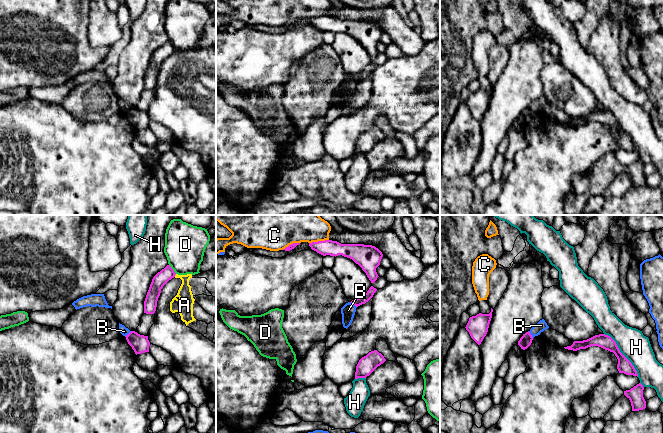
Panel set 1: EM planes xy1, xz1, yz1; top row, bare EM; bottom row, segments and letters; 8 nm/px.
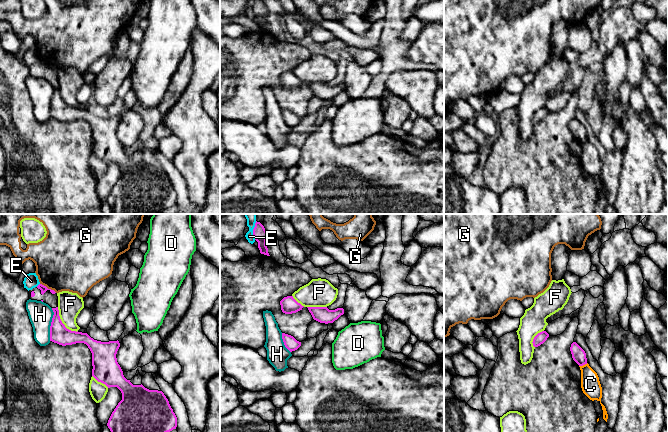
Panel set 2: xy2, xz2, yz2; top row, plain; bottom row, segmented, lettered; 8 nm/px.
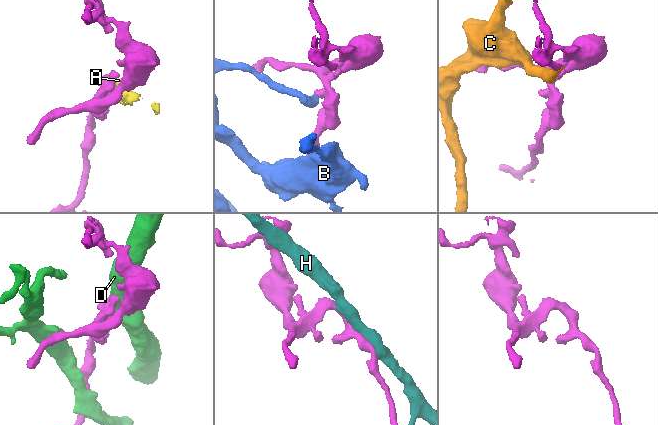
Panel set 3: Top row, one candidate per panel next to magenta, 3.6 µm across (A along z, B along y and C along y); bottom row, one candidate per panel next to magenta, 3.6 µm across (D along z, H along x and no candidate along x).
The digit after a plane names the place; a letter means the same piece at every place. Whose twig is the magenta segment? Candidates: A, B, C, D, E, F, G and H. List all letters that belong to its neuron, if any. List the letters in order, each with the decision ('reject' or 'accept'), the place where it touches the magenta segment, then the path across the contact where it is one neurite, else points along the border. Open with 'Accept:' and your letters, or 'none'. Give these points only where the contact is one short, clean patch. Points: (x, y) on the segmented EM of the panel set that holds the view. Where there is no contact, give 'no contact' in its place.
Accept: C
A: reject; meets magenta in xy1 at (175, 274); border along xy1 (176, 274), (174, 276)
B: reject; meets magenta in xz1 at (353, 304); border along xz1 (349, 302), (356, 307)
C: accept; meets magenta in xz1 at (318, 241)
D: reject; meets magenta in xy1 at (172, 269)
E: reject; meets magenta in xz2 at (253, 230)
F: reject; meets magenta in xy2 at (61, 322)
G: reject; meets magenta in xy2 at (47, 288); border along xy2 (40, 283), (56, 292)
H: reject; meets magenta in yz1 at (622, 354)

